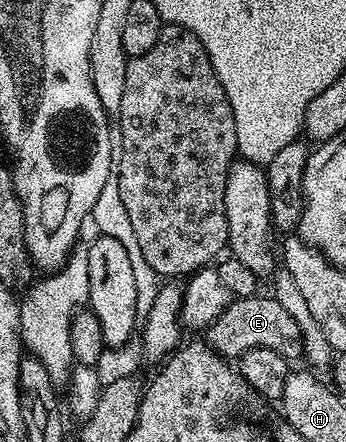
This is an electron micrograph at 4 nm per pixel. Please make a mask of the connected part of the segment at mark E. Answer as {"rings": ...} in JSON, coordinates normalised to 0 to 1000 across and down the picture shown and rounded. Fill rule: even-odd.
{"rings":[[[737,665],[668,676],[665,690],[624,719],[601,744],[601,776],[618,794],[656,810],[685,810],[720,787],[798,792],[798,801],[829,810],[873,805],[873,749],[855,738],[855,719],[792,679],[789,667]]]}

